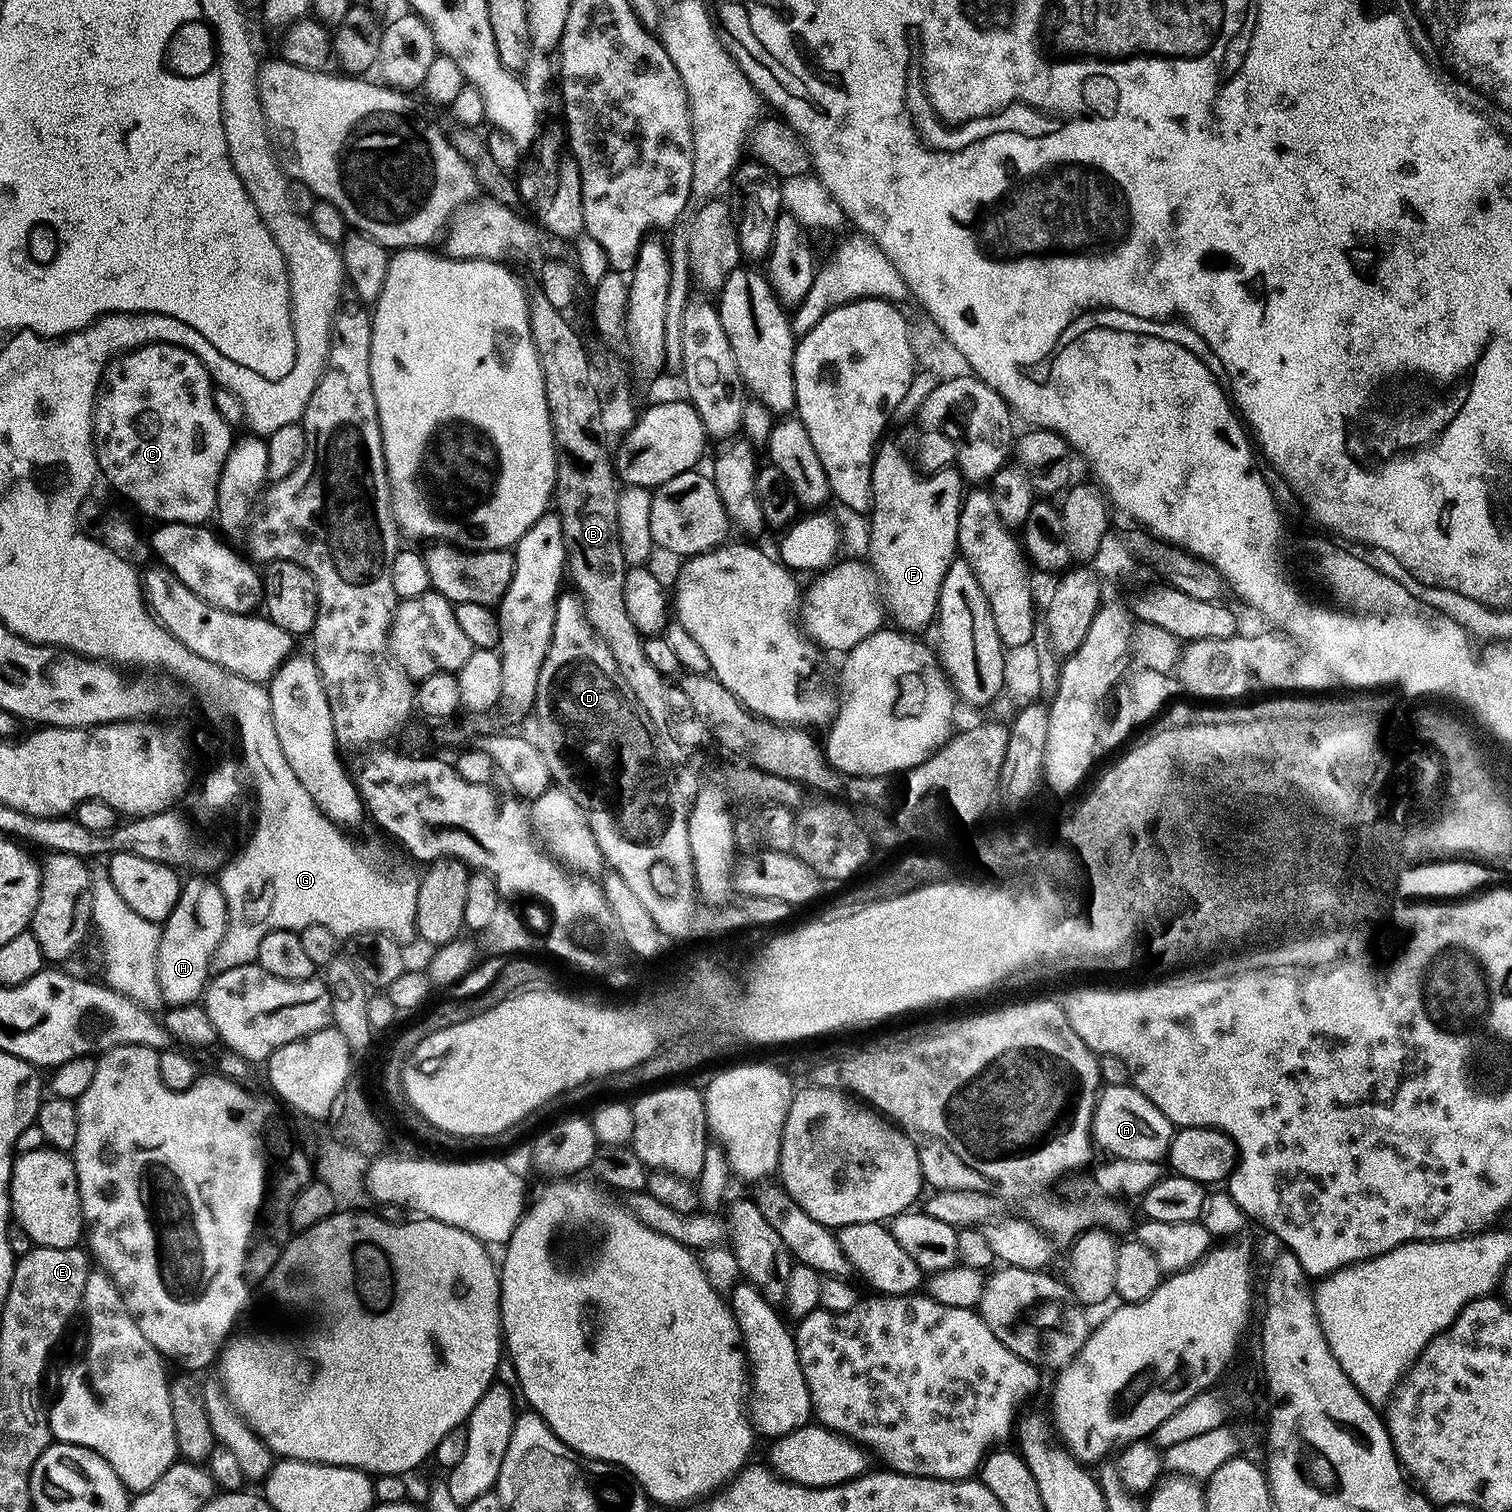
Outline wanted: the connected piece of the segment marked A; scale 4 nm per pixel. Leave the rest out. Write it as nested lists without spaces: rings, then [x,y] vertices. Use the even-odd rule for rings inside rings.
[[[1130,1084],[1105,1085],[1097,1099],[1096,1113],[1093,1116],[1095,1130],[1093,1143],[1100,1149],[1104,1148],[1111,1157],[1136,1161],[1161,1161],[1168,1153],[1176,1126],[1172,1123],[1145,1094]]]

